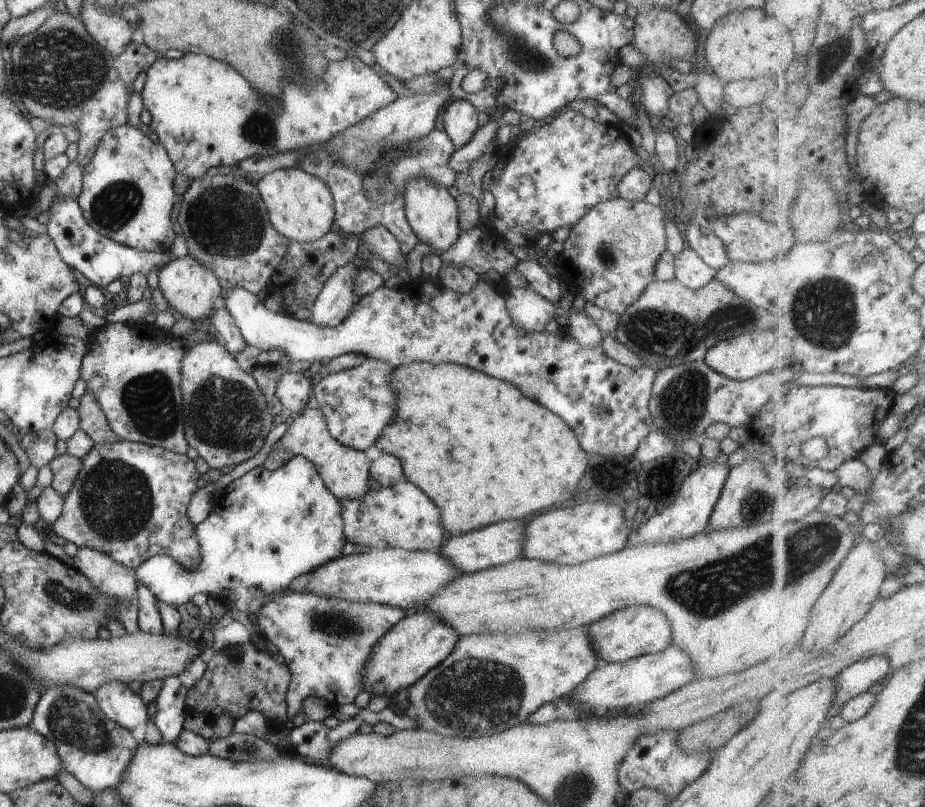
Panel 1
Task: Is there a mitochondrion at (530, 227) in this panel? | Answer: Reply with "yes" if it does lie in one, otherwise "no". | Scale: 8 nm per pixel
no

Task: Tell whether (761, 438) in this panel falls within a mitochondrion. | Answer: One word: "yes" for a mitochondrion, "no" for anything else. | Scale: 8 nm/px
no

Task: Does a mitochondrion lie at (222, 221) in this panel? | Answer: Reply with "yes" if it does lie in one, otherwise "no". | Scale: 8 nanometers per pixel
yes

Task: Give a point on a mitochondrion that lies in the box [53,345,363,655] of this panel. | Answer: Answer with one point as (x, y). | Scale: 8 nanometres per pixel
(115, 499)

